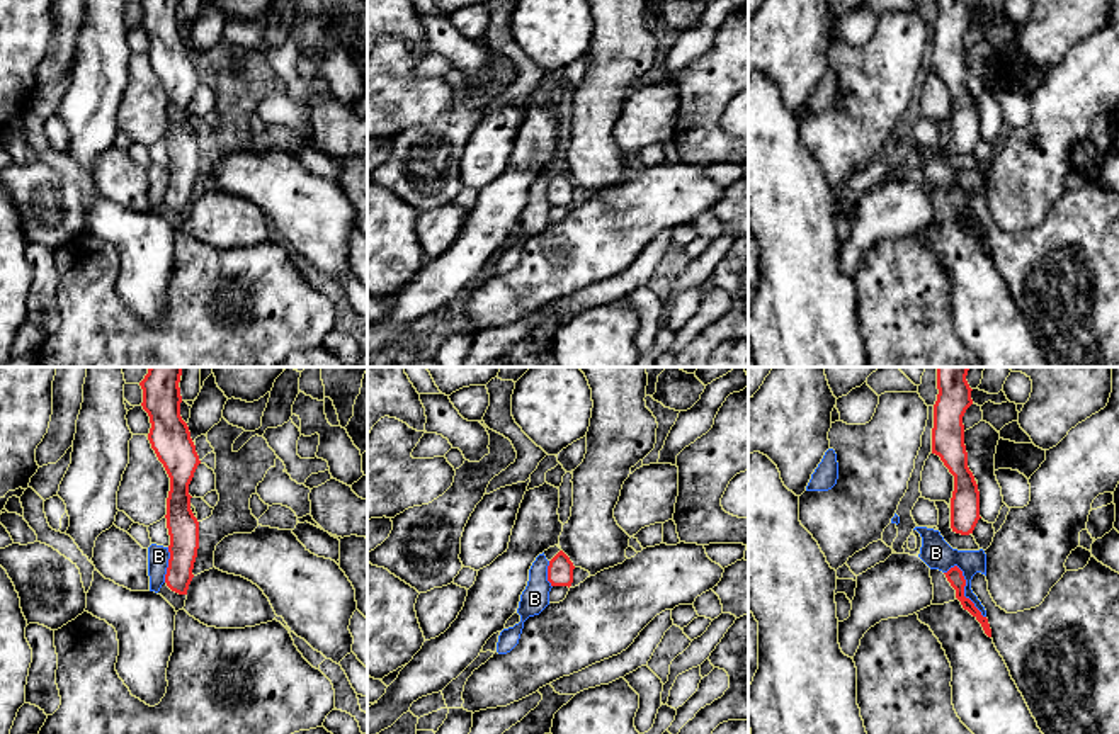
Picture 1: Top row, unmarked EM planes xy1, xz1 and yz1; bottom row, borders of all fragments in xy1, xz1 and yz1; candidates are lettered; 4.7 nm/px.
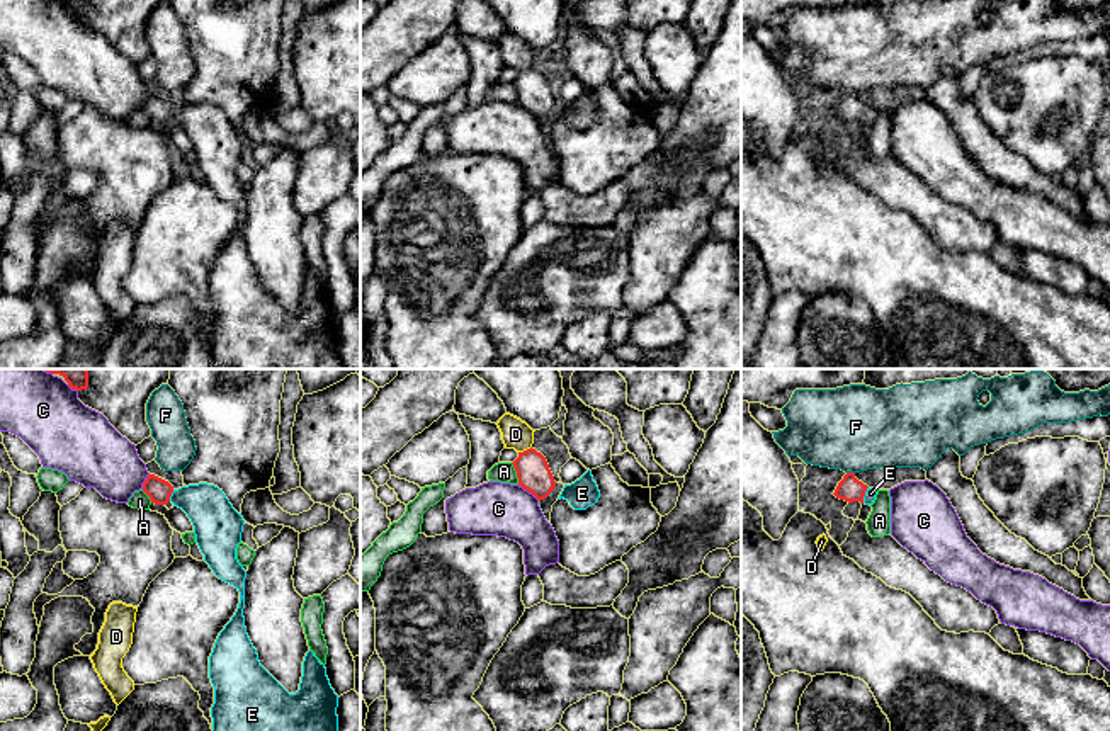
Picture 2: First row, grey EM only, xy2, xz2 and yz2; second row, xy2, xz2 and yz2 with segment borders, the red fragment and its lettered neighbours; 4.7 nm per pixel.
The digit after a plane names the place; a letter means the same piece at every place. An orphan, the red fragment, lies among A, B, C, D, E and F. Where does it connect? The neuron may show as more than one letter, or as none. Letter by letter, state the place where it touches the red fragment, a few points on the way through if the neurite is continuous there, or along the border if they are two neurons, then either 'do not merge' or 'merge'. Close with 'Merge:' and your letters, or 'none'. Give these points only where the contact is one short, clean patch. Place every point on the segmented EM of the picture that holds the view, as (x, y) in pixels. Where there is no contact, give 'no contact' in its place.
A: meets red in xz2 at (517, 473); border along xz2 (510, 463), (519, 483); do not merge
B: meets red in yz1 at (965, 585); border along yz1 (944, 571), (954, 566), (961, 571), (965, 595), (985, 617); do not merge
C: meets red in xz2 at (529, 492); do not merge
D: meets red in xz2 at (524, 451); do not merge
E: meets red in yz2 at (864, 495); runs through yz2 (849, 488), (864, 495), (871, 493); merge
F: meets red in yz2 at (850, 473); border along yz2 (847, 471), (854, 475); do not merge
Merge: E

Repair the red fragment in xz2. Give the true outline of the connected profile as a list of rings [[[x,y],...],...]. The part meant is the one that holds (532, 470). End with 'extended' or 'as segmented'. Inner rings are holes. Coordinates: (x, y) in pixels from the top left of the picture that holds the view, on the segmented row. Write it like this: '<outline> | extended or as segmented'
[[[530,447],[518,452],[518,457],[512,464],[517,471],[518,486],[532,493],[539,502],[552,493],[556,481],[541,452]]] | as segmented

